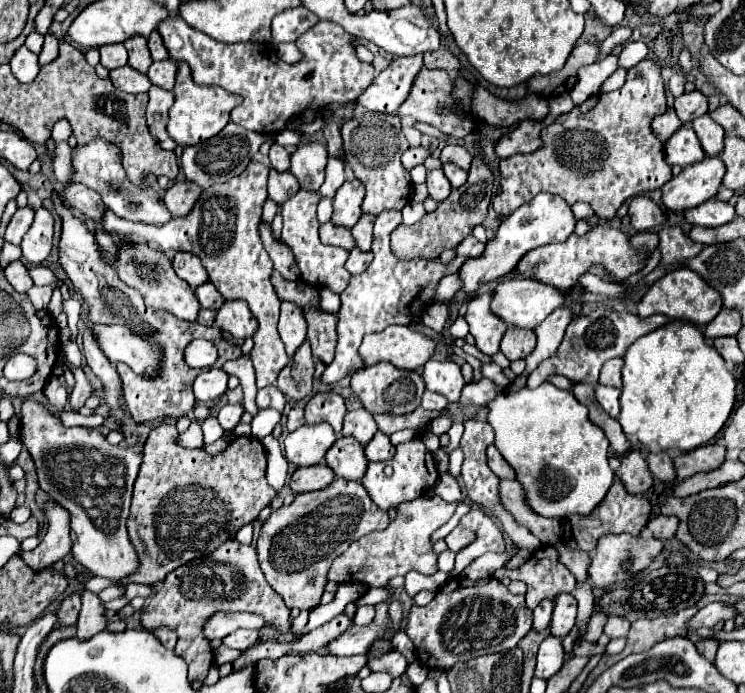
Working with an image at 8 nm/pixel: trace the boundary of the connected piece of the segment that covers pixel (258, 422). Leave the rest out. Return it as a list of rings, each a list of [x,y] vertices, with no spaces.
[[[268,407],[268,409],[258,409],[258,415],[252,421],[252,437],[262,439],[274,431],[274,427],[280,423],[282,413]]]

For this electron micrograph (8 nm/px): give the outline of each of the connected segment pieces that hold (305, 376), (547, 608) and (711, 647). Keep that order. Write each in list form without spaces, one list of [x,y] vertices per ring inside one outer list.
[[[304,341],[300,349],[294,353],[290,365],[286,365],[276,381],[276,387],[294,401],[300,401],[312,393],[314,379],[314,355],[310,343]]]
[[[542,601],[536,609],[534,609],[534,623],[532,629],[534,631],[542,631],[550,625],[550,617],[552,617],[552,609],[554,609],[554,601]]]
[[[700,639],[700,641],[696,641],[696,649],[698,649],[708,661],[714,661],[718,645],[720,645],[720,643],[718,643],[716,639]]]

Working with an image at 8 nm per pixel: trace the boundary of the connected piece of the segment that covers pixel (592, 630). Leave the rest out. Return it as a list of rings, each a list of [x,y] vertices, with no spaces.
[[[594,613],[592,615],[592,619],[588,623],[588,635],[586,635],[588,643],[596,643],[598,641],[598,637],[602,635],[602,627],[604,627],[606,619],[608,619],[606,613]]]

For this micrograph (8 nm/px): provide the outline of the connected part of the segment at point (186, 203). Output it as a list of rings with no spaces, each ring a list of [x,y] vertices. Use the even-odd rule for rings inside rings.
[[[180,181],[180,183],[174,183],[170,189],[166,189],[164,205],[172,213],[172,217],[184,217],[190,213],[198,195],[200,195],[200,187],[196,183]]]

